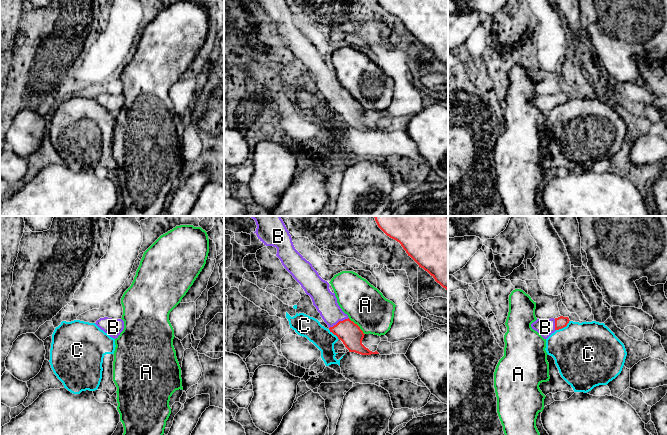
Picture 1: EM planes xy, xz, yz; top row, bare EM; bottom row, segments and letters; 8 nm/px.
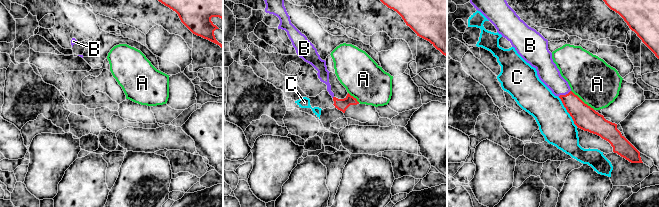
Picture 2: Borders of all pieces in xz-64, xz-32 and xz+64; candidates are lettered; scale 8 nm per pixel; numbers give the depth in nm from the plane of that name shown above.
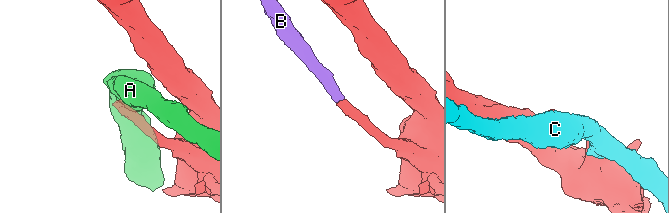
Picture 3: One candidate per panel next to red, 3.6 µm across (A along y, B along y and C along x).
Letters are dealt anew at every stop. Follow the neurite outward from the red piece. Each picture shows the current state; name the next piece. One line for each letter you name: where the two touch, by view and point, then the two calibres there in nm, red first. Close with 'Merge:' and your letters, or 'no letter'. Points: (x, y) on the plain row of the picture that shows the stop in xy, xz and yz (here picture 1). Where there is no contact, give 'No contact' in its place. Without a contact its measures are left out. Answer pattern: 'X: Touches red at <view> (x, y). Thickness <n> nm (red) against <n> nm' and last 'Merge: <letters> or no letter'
B: Touches red at xz (339, 97). Thickness 180 nm (red) against 180 nm
Merge: B

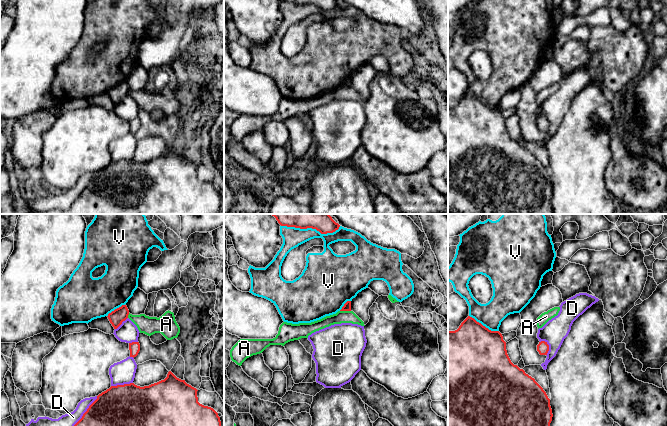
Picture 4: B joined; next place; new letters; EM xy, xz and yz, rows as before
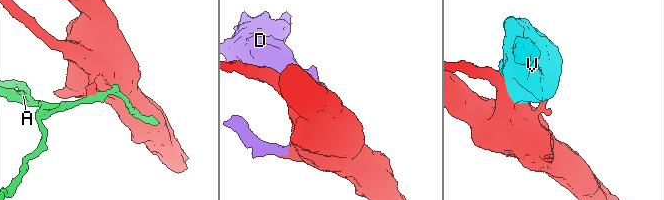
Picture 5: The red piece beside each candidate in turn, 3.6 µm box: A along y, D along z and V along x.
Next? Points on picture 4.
Merge: no letter

